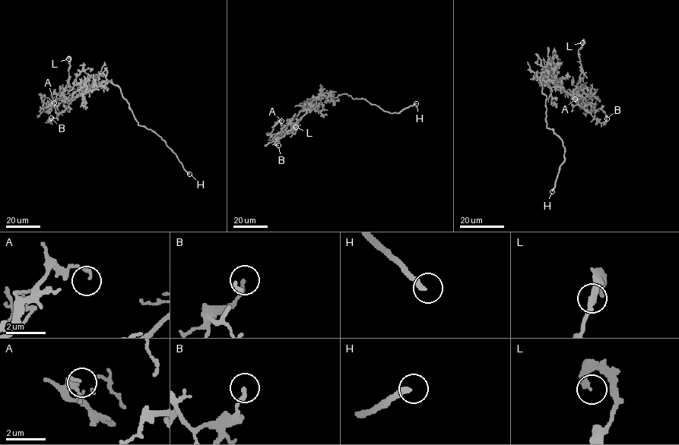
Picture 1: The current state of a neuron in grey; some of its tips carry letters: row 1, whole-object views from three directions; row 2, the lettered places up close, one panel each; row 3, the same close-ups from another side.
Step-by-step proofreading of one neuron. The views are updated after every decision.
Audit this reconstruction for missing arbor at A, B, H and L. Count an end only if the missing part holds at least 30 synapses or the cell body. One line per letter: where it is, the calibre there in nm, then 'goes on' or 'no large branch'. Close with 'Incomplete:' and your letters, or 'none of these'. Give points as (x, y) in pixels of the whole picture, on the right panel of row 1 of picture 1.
A: (575, 99) | 140 nm | no large branch
B: (607, 118) | 170 nm | no large branch
H: (552, 191) | 280 nm | goes on
L: (582, 42) | 220 nm | no large branch
Incomplete: H

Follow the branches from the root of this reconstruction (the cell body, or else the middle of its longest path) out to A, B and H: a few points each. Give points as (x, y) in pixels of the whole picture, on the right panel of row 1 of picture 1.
A: (540, 75), (544, 71), (538, 77), (547, 86), (560, 87), (592, 106), (591, 99), (580, 103), (575, 99)
B: (540, 75), (544, 71), (538, 77), (543, 83), (547, 86), (563, 89), (601, 123), (607, 118)
H: (540, 75), (542, 92), (547, 96), (547, 127), (562, 140), (565, 148), (565, 161), (560, 166), (552, 191)

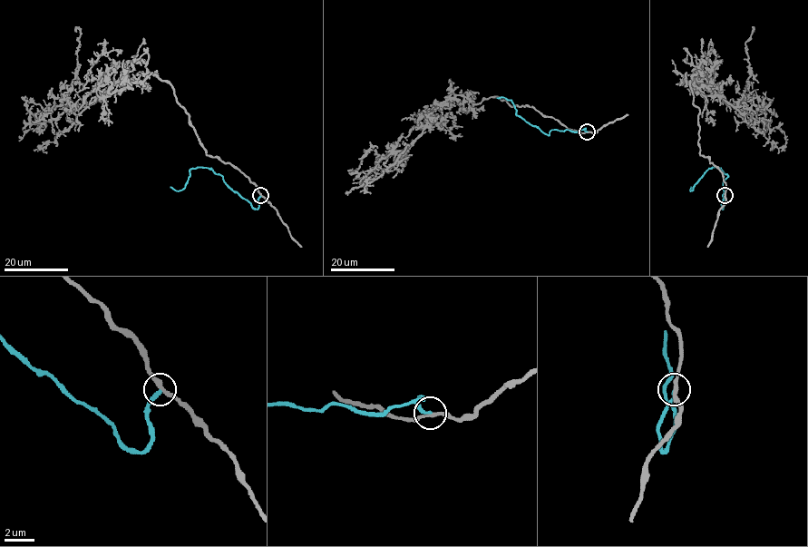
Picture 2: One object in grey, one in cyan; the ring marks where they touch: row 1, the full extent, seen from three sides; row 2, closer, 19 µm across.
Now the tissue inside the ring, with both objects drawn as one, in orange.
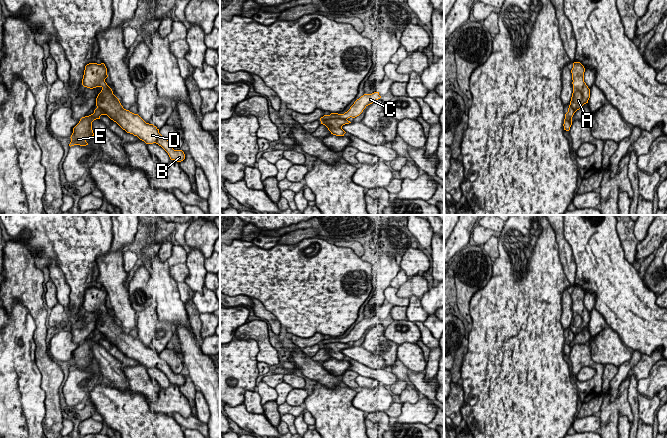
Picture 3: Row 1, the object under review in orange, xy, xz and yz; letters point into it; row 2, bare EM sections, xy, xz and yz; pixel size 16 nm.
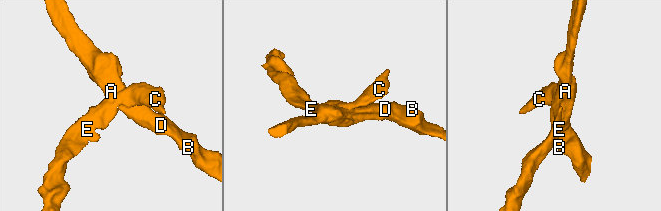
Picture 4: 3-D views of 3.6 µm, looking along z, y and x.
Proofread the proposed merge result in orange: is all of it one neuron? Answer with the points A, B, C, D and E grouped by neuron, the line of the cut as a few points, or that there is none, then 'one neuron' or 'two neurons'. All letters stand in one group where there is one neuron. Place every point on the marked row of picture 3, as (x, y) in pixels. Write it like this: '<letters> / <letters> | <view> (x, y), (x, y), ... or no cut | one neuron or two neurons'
A B D / C E | xz (346, 118), (328, 118), (321, 122) | two neurons

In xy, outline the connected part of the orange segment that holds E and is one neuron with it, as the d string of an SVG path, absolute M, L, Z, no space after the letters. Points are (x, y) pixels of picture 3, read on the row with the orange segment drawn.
M96 108L94 113L82 117L79 123L73 128L73 133L71 135L71 142L69 146L80 145L86 146L88 143L86 142L87 139L91 139L94 136L92 130L92 122L96 119L100 119L101 115L107 115L106 112L100 108Z

